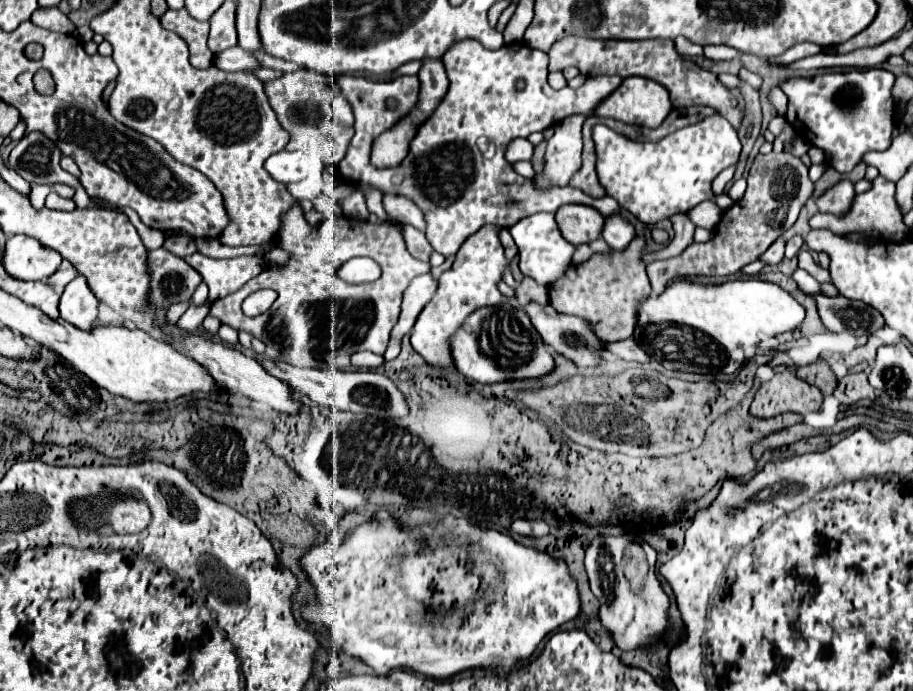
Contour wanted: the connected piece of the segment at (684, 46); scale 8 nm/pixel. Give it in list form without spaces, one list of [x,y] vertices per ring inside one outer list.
[[[676,37],[674,43],[676,43],[676,51],[682,57],[692,58],[702,56],[702,47],[696,45],[696,43],[692,43],[692,41],[688,41],[686,37]]]

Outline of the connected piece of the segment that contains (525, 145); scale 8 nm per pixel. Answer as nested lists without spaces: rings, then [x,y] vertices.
[[[516,139],[508,145],[508,151],[506,151],[506,159],[510,163],[516,163],[520,159],[532,159],[534,155],[534,145],[526,139]]]

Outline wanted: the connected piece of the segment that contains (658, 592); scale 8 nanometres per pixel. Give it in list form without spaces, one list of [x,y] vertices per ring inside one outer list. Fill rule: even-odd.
[[[594,537],[586,549],[586,573],[590,589],[600,601],[600,621],[612,633],[616,645],[622,651],[632,651],[642,645],[652,645],[666,631],[668,595],[662,591],[656,577],[656,551],[648,543],[636,543],[628,537]],[[622,569],[648,569],[644,585],[632,589]]]

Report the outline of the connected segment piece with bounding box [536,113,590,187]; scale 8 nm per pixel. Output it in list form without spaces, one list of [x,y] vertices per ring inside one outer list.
[[[570,115],[554,125],[554,135],[548,139],[546,151],[546,179],[536,179],[544,185],[568,185],[572,175],[582,165],[582,125],[590,115]]]

